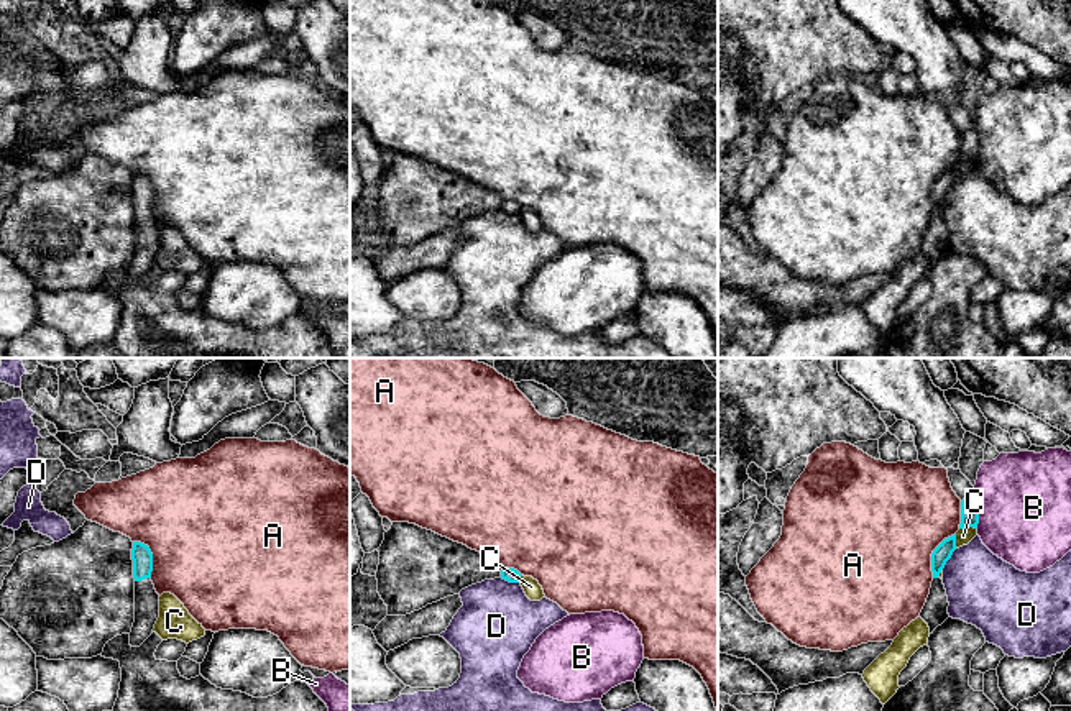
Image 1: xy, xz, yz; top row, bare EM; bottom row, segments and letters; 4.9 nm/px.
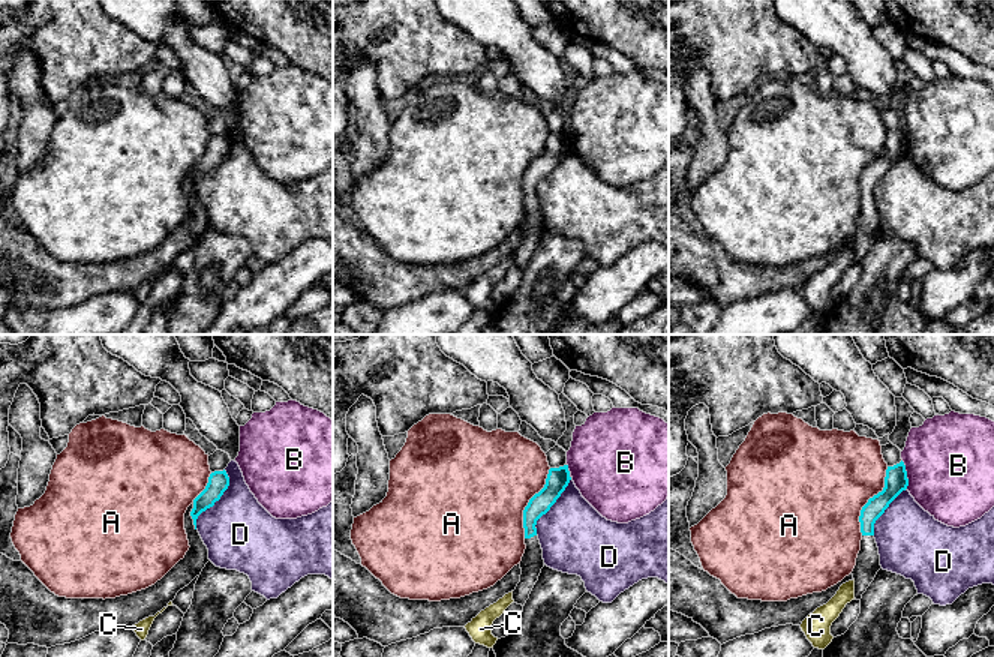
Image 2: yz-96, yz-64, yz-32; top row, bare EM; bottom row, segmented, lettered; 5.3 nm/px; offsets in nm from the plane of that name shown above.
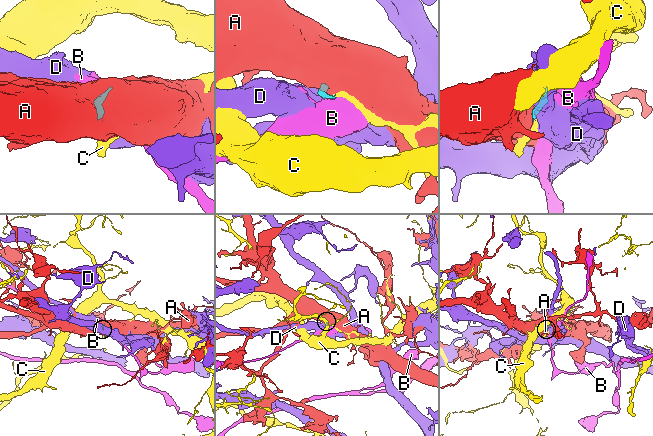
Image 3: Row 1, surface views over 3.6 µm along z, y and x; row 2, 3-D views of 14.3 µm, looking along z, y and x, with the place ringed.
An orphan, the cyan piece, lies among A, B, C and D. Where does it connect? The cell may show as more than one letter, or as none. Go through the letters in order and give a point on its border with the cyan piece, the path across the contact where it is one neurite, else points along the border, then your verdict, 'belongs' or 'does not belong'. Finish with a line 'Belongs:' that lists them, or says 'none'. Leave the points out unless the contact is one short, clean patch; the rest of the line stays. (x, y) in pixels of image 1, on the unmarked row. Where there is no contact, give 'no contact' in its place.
A: contact yz (932, 186); border yz (955, 165), (933, 183), (932, 209); does not belong
B: contact yz (978, 143); border yz (973, 125), (978, 133), (978, 160); does not belong
C: contact yz (968, 158); does not belong
D: contact yz (950, 189); border yz (956, 181), (942, 201); does not belong
Belongs: none

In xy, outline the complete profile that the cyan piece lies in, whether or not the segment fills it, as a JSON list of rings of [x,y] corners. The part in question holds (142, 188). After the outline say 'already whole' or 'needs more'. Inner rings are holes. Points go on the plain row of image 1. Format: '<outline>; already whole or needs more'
[[[133,174],[131,181],[135,210],[135,255],[130,264],[130,278],[140,279],[154,261],[159,250],[159,227],[151,213],[153,186],[148,177]]]; needs more

